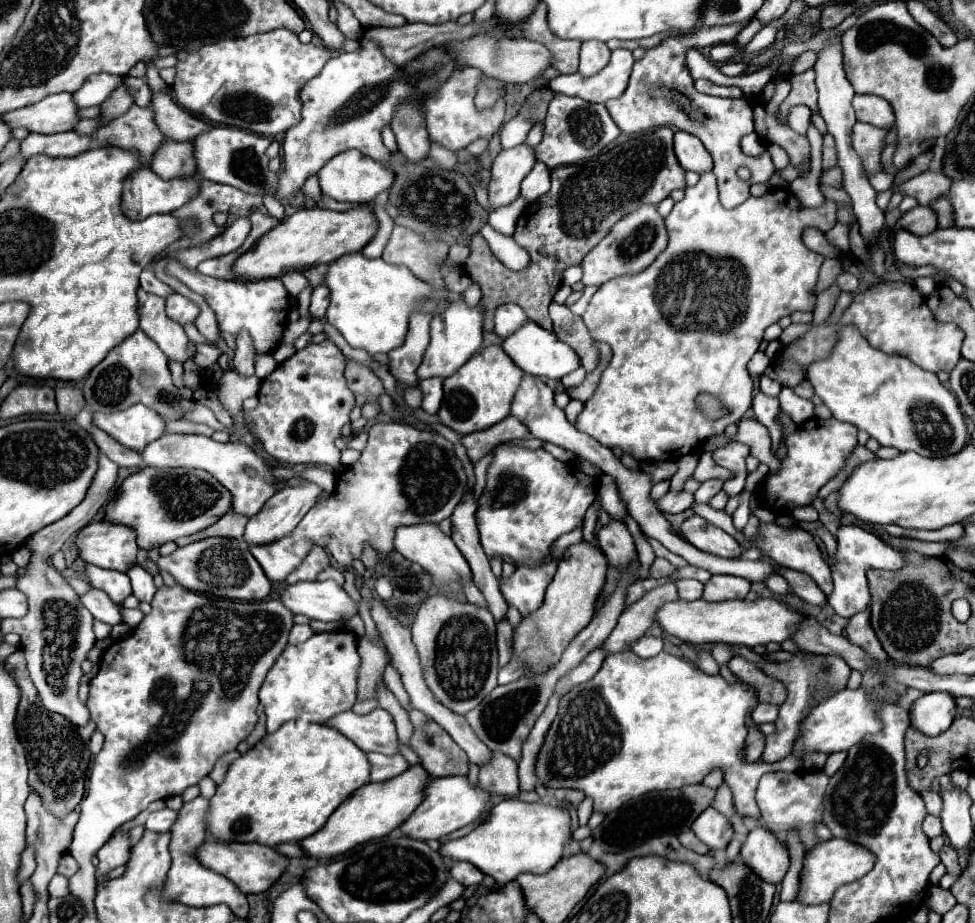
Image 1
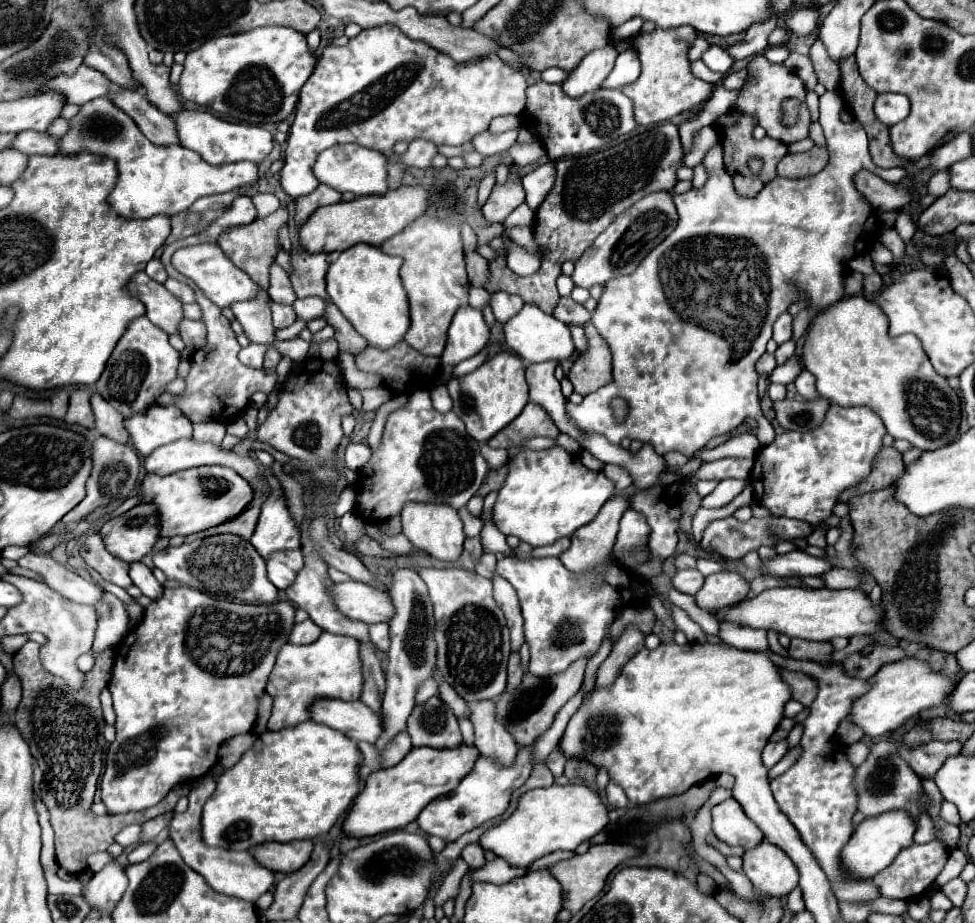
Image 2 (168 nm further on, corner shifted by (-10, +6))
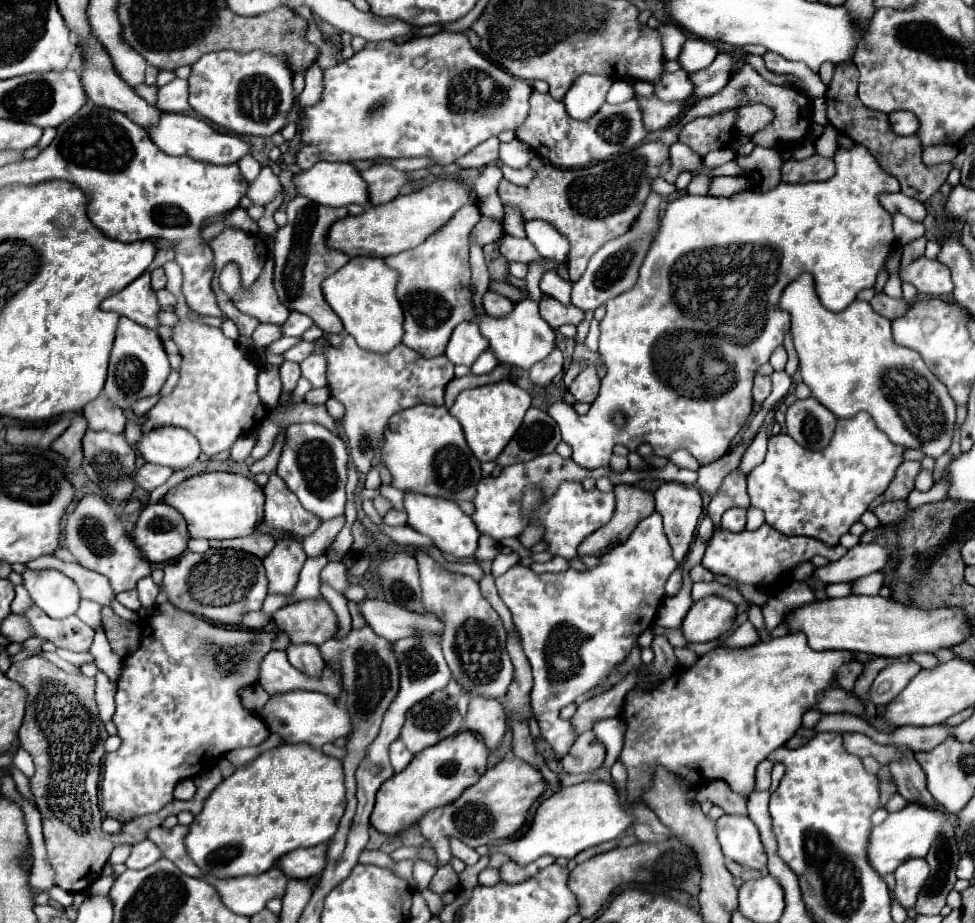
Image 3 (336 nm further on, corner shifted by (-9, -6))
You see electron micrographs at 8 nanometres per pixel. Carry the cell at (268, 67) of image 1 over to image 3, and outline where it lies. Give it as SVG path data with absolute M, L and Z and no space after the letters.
M264 51L208 53L192 65L190 105L212 123L236 135L274 135L286 125L286 117L294 107L292 73L286 59Z

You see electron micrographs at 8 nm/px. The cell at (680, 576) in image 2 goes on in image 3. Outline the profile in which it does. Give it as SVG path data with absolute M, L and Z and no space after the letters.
M676 569L666 583L666 595L676 595L680 587L682 587L682 575L680 575L680 569Z

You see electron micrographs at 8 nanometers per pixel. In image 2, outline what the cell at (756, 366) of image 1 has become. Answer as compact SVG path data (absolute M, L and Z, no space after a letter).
M763 353L761 359L757 361L757 371L759 371L761 375L771 373L775 367L777 367L777 363L775 363L775 357L773 357L771 353Z

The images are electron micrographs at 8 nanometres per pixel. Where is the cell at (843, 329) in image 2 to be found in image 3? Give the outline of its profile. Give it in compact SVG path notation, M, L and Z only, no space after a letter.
M800 275L798 279L794 279L794 283L788 283L786 289L782 291L780 309L786 311L786 313L790 313L790 317L792 317L792 329L790 329L790 331L792 331L792 339L794 339L794 349L796 349L798 359L800 359L800 375L802 375L802 381L810 387L812 395L814 395L824 407L828 407L836 417L854 417L858 411L868 411L868 413L872 415L874 423L878 425L878 429L884 431L892 443L904 445L904 447L908 447L908 449L920 449L924 455L934 457L934 459L940 457L940 455L950 447L952 433L954 433L954 421L956 421L956 405L954 405L952 397L948 395L946 385L926 367L926 363L922 361L922 357L920 357L916 351L894 343L892 331L890 331L890 321L888 321L886 317L878 315L878 313L870 307L868 301L854 299L854 303L850 303L850 307L846 307L844 311L838 311L838 313L828 311L826 307L822 307L820 299L818 299L818 295L816 295L816 291L814 291L814 279L812 279L812 275Z

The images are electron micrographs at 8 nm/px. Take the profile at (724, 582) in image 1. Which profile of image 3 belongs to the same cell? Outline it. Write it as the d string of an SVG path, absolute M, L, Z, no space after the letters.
M706 597L696 601L682 621L682 635L688 643L706 643L724 635L736 617L736 605L720 599Z

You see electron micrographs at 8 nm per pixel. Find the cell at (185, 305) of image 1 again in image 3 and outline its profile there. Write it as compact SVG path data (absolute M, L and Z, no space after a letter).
M160 289L160 291L156 291L156 297L158 297L158 303L160 303L162 311L174 311L176 297L174 297L168 289Z

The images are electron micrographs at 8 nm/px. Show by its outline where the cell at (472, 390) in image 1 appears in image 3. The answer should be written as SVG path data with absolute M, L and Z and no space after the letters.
M500 381L494 385L482 385L476 389L466 389L458 395L456 403L450 407L450 413L460 421L468 447L472 449L474 457L484 461L496 461L508 441L514 437L522 419L530 407L530 395L512 381Z

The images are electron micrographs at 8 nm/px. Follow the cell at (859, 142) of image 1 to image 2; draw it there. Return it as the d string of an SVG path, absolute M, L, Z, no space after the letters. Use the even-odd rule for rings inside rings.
M835 89L835 91L827 91L821 99L819 99L819 123L825 131L825 139L827 139L827 151L829 151L829 163L823 171L819 171L817 175L809 175L809 177L801 177L801 179L783 179L783 177L777 177L773 179L771 183L767 183L759 195L747 199L747 197L741 197L735 193L733 189L733 183L731 183L731 177L727 175L725 167L723 167L723 149L721 145L717 143L713 149L709 149L709 153L705 155L703 159L703 165L707 169L707 183L697 191L697 189L691 189L683 195L673 195L673 201L677 205L677 213L679 213L679 223L677 223L677 229L661 243L657 245L645 259L643 263L639 265L639 269L633 273L633 275L625 275L625 277L619 277L619 279L611 279L603 285L603 295L599 299L599 305L595 307L593 311L593 317L591 317L591 323L597 327L597 331L601 333L601 337L609 343L611 347L611 353L613 353L613 381L609 385L603 385L599 387L595 393L587 395L579 405L573 405L567 401L567 413L573 421L577 421L577 425L583 429L583 431L593 431L593 433L603 433L611 443L619 445L619 441L623 437L629 437L629 439L639 439L643 443L649 443L653 445L655 453L659 455L665 455L669 451L679 451L687 457L691 457L695 451L699 451L701 447L705 447L705 443L717 435L723 435L723 433L729 433L731 429L739 427L745 418L753 418L758 422L756 429L756 437L759 442L766 446L770 444L776 437L775 430L772 424L764 417L761 407L760 399L757 397L757 381L759 381L759 373L755 371L755 363L757 359L765 353L765 345L767 341L771 339L771 329L773 329L773 323L775 319L785 313L789 309L789 305L793 303L807 303L807 307L811 309L817 309L817 311L823 311L827 309L829 305L837 303L843 299L843 277L845 277L845 265L851 257L855 257L855 243L863 231L863 225L867 221L867 217L871 215L871 205L863 199L863 195L855 189L853 185L853 175L859 171L859 169L869 169L873 171L875 175L879 175L881 179L889 179L889 183L901 183L905 179L905 169L879 169L877 165L873 165L871 161L871 155L869 155L869 149L867 149L867 135L865 135L865 129L861 123L843 123L839 119L839 111L843 107L843 97L841 93ZM615 397L621 397L627 401L627 417L623 421L617 421L617 417L613 415L613 409L611 409L611 401Z

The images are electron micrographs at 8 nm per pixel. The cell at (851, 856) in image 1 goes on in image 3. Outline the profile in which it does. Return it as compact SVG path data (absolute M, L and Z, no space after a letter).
M908 803L902 811L890 813L884 823L880 823L872 829L870 847L868 847L868 859L870 859L872 867L880 875L886 875L886 873L892 873L906 859L926 857L934 839L942 833L944 823L952 823L952 821L954 821L952 815L942 815L936 809L926 807L926 805L918 805L918 803Z

